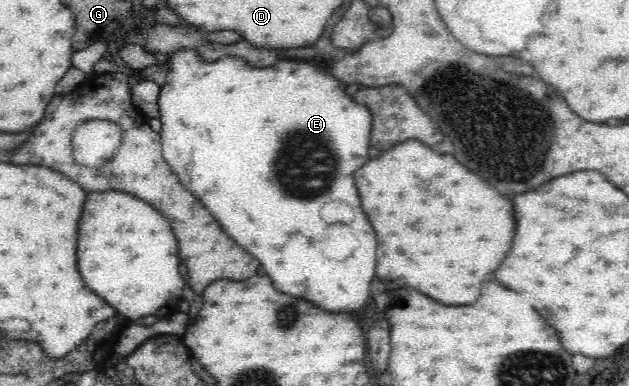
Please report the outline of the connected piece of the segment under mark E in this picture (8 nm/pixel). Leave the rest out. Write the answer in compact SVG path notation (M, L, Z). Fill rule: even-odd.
M184 47L176 49L172 53L166 53L166 55L167 60L164 62L167 70L165 83L160 86L160 93L158 93L158 118L161 121L162 151L164 151L164 157L170 165L170 169L208 207L208 211L218 219L222 229L242 249L246 249L260 261L264 273L272 279L272 283L278 291L302 297L326 311L356 313L370 297L370 279L374 277L374 269L376 269L376 235L374 235L374 229L368 223L366 215L362 213L360 197L354 187L354 179L350 179L350 175L354 175L354 171L358 167L362 167L362 163L366 163L366 159L370 159L370 155L368 155L372 121L370 110L361 103L351 101L351 97L343 93L348 83L336 79L328 72L328 68L320 66L319 63L298 61L298 59L292 59L292 61L280 59L272 67L258 69L258 67L246 67L246 63L242 63L242 59L222 59L222 63L210 63L210 67L202 67L202 63L198 63L198 55L192 55ZM334 199L342 199L344 203L348 203L354 209L354 213L356 213L354 223L326 225L322 221L320 207Z

